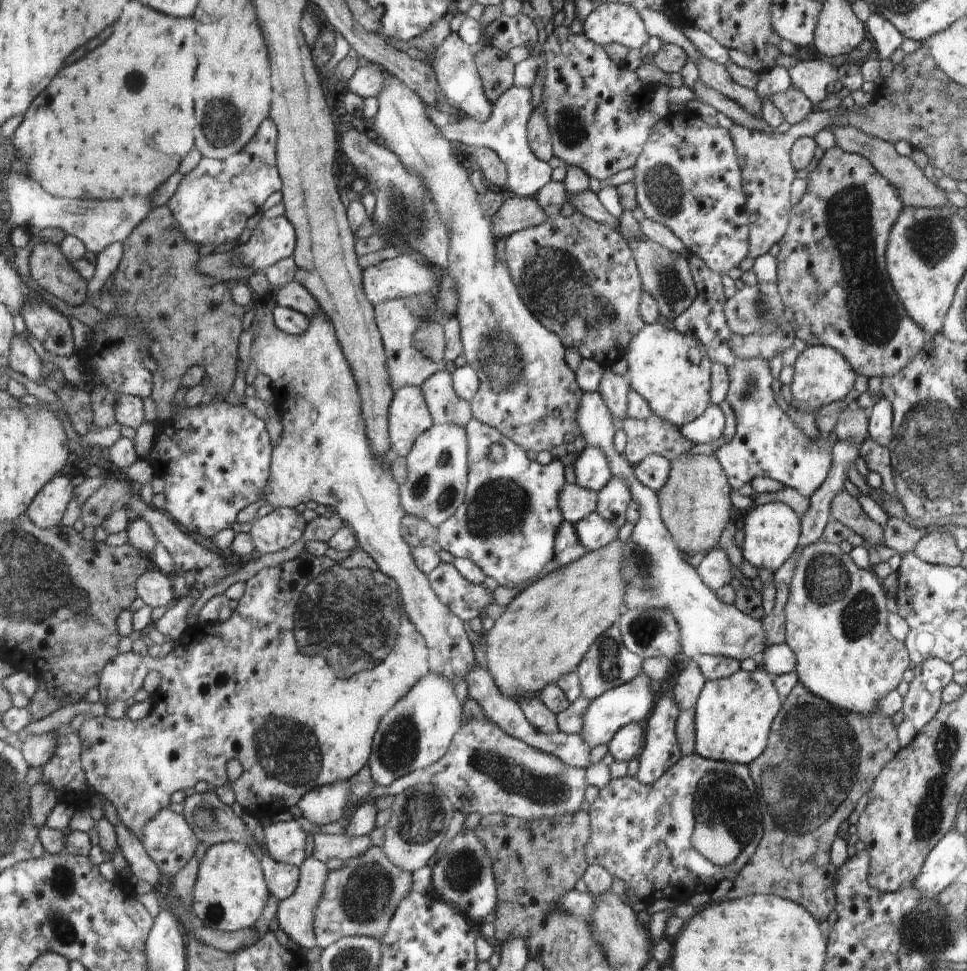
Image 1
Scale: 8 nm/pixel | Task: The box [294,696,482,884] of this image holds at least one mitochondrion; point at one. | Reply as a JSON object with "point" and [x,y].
{"point":[422,816]}

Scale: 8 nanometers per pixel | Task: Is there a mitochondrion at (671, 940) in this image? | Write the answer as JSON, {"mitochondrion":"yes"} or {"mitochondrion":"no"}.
{"mitochondrion":"no"}

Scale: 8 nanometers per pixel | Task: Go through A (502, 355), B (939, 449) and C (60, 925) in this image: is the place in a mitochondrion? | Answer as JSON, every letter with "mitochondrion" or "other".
{"A":"mitochondrion","B":"mitochondrion","C":"mitochondrion"}

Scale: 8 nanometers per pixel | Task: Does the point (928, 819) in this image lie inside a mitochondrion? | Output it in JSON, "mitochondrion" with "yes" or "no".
{"mitochondrion":"yes"}

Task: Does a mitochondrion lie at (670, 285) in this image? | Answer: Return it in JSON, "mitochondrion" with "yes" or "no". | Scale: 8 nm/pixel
{"mitochondrion":"yes"}

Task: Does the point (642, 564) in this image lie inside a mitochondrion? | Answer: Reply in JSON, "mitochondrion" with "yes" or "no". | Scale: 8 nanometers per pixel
{"mitochondrion":"yes"}

